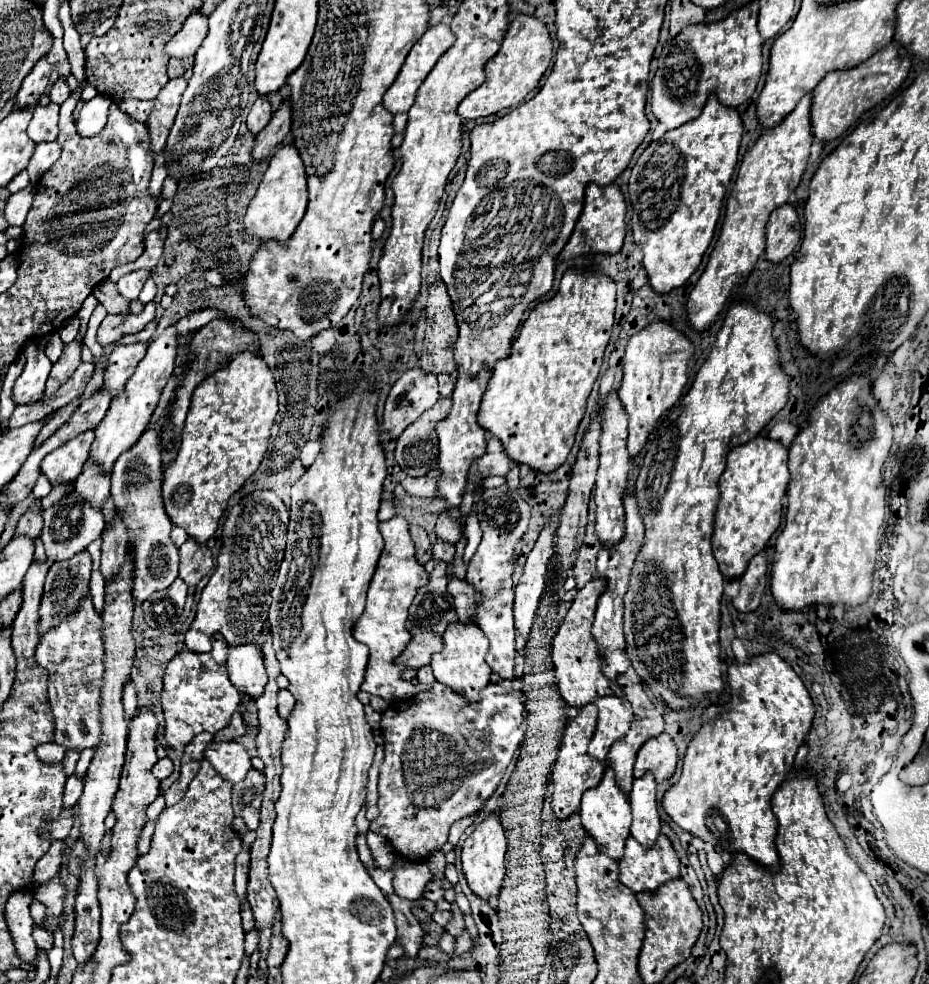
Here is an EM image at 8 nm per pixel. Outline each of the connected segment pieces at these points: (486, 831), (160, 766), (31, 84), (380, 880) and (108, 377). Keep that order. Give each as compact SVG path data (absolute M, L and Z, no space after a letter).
M491 814L487 820L483 820L475 828L475 832L465 840L461 850L461 864L463 864L465 880L475 896L483 900L491 900L499 896L505 878L505 834L501 822L497 820L497 814Z
M161 758L155 766L153 766L153 774L159 778L159 780L165 780L169 774L173 772L173 762L171 762L171 758Z
M41 58L35 68L27 74L27 78L21 84L21 90L17 92L17 108L33 108L39 104L41 94L47 88L51 76L51 66L47 62L47 58Z
M367 868L369 876L373 878L373 882L381 888L383 894L393 894L393 886L391 886L391 880L393 880L393 872L391 870L381 870L381 868Z
M147 342L117 346L113 350L113 354L109 356L109 366L105 370L105 384L103 384L105 390L111 392L111 396L117 396L125 388L125 382L131 378L137 364L143 360L145 350Z

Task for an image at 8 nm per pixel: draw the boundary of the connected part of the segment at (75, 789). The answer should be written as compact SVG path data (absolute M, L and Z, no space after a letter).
M77 774L69 776L67 786L65 786L65 804L75 806L75 802L79 800L81 792L83 792L83 778L79 778Z

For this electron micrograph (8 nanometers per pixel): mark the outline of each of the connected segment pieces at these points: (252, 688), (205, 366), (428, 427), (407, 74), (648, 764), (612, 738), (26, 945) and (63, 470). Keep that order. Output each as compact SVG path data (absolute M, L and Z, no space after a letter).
M257 644L229 648L227 670L231 684L241 694L251 698L259 698L263 694L267 684L267 672L263 666L263 658L259 656Z
M213 320L209 322L205 328L197 330L191 338L191 348L195 350L195 360L187 366L187 374L183 378L183 386L177 390L177 396L169 408L169 418L171 422L175 424L175 436L181 434L183 430L183 422L185 422L185 416L187 416L187 410L189 410L189 402L191 402L191 396L193 396L193 390L207 378L211 376L213 372L225 368L231 358L235 358L237 354L241 352L253 352L253 354L259 354L259 338L255 332L241 332L241 330L231 330L231 326L225 322L225 320Z
M441 398L431 410L421 414L397 440L395 460L407 476L423 476L437 468L439 440L435 424L451 410L451 398Z
M443 22L437 24L437 26L431 26L431 28L415 42L415 46L411 48L411 52L409 52L409 56L407 56L407 60L405 60L401 72L399 72L399 76L395 78L395 82L391 84L391 88L389 88L389 90L385 92L385 96L383 96L383 104L387 106L387 110L391 110L393 114L399 114L399 112L407 112L407 110L413 106L415 94L417 94L421 82L423 82L423 80L427 78L427 74L433 70L433 66L437 64L437 60L453 46L453 42L455 42L455 36L453 36L451 28L449 28L447 24L443 24Z
M659 734L643 744L635 762L635 778L651 772L657 782L669 780L677 768L677 746L669 734Z
M617 696L599 698L595 700L595 706L599 710L599 718L597 718L595 736L589 742L589 756L605 760L611 744L623 738L623 734L629 730L629 724L633 720L633 710L625 698Z
M15 892L11 894L7 906L5 906L5 918L7 918L7 926L9 926L9 932L15 940L15 946L17 946L17 952L19 952L19 958L23 962L29 962L29 964L35 964L35 952L37 952L37 946L35 946L35 940L31 936L33 928L35 928L35 922L31 918L31 912L29 912L29 906L33 902L33 896L27 894L27 892Z
M93 430L79 434L77 438L65 442L57 450L49 452L41 462L41 472L47 476L51 486L67 484L75 480L87 460L87 454L93 444Z

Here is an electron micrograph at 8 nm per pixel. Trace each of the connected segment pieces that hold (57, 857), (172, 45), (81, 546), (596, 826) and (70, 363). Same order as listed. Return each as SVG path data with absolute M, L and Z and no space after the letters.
M53 840L51 842L51 848L47 850L47 854L35 866L35 876L33 876L35 886L51 880L59 872L61 864L63 864L65 848L67 848L67 840Z
M193 10L191 18L187 18L187 22L179 30L179 34L175 34L175 38L171 38L167 42L165 52L169 54L169 58L193 56L199 50L203 38L207 36L207 30L209 30L207 16L203 16L201 10Z
M75 490L69 496L65 496L63 500L59 500L57 504L53 504L51 508L47 508L43 514L45 514L45 526L41 532L41 540L45 544L47 558L51 562L69 560L77 552L85 550L105 530L105 520L103 520L101 508L95 510L93 506L87 506L87 502L83 502L83 498L79 498L79 494L75 494Z
M611 768L605 770L605 776L603 776L603 780L601 780L601 784L597 788L591 788L591 790L587 790L583 794L579 816L583 820L583 828L587 830L587 834L599 844L599 852L619 862L623 858L625 840L629 838L631 806L629 806L629 796L619 790Z
M75 338L73 342L69 342L61 354L61 358L53 364L51 368L51 376L47 380L47 390L45 390L45 398L49 398L51 394L57 392L57 388L67 382L67 378L75 372L75 368L81 364L81 348L83 348L83 338Z

